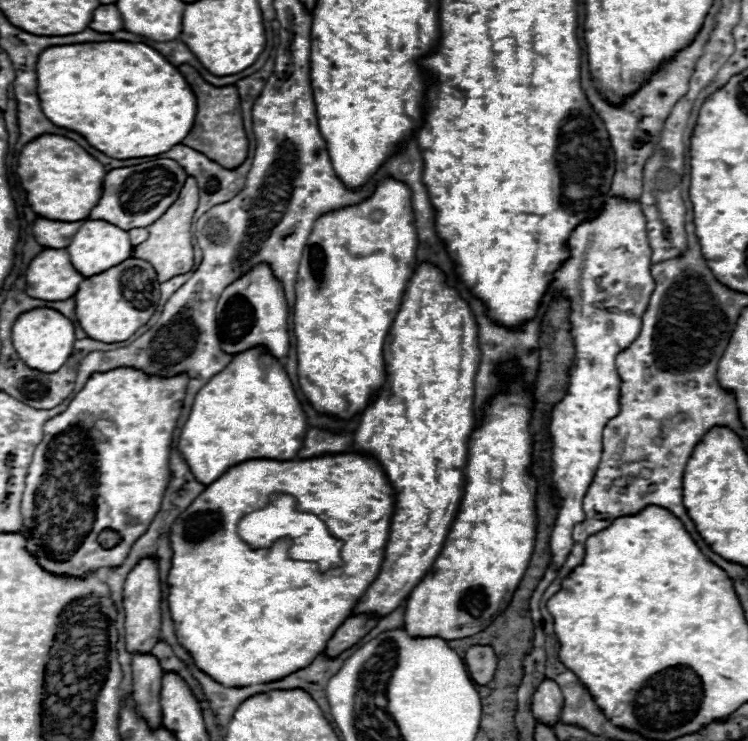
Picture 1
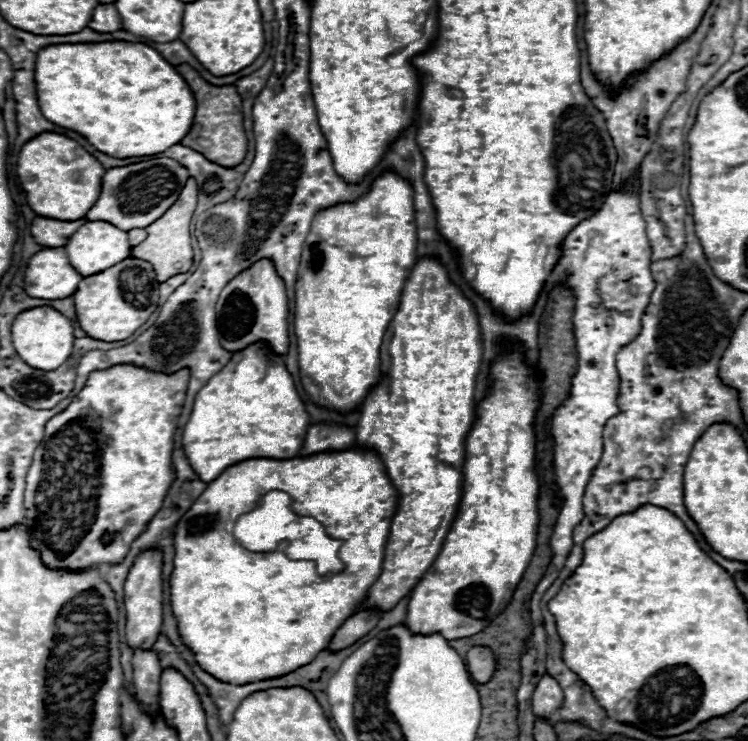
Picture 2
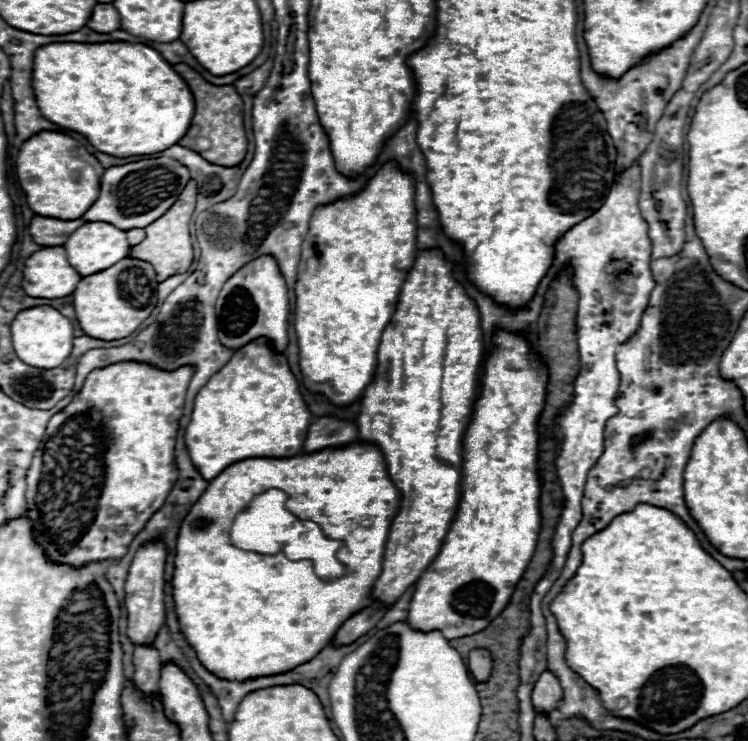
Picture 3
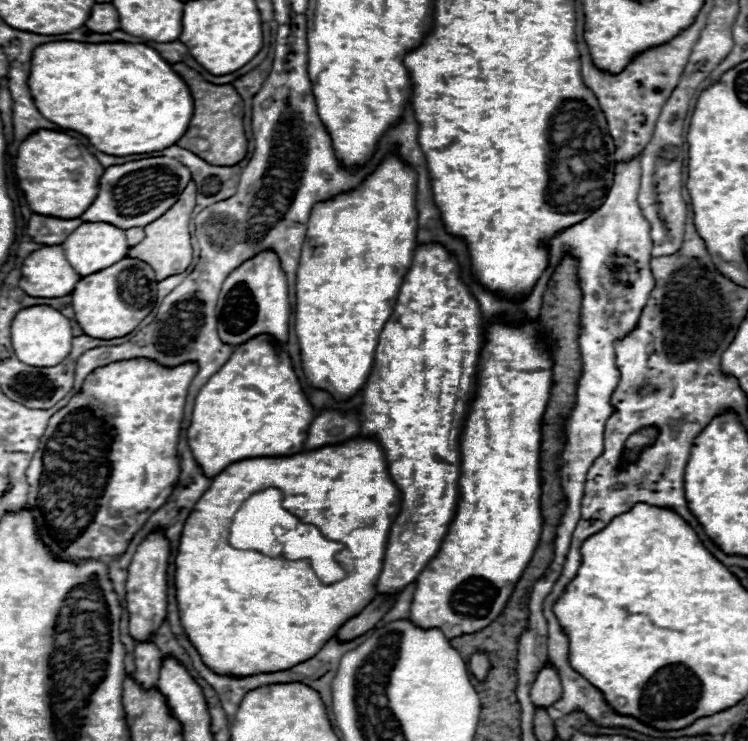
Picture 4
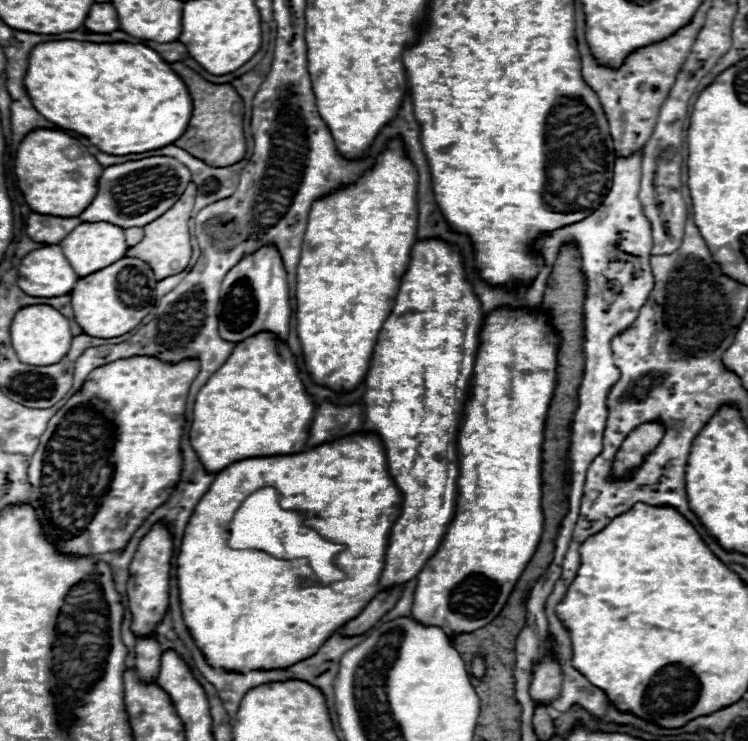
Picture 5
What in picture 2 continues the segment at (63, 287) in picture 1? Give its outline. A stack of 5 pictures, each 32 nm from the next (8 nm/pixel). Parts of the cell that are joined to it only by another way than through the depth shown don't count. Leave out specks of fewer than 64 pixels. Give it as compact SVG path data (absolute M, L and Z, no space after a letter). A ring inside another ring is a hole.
M44 248L26 266L24 292L32 298L62 300L78 290L82 276L72 268L64 248Z

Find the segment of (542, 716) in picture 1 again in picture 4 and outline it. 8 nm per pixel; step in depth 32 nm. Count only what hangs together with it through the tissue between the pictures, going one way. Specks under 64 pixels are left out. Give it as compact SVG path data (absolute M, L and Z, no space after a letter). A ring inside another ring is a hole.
M548 664L542 668L542 672L538 672L530 696L534 700L536 708L550 708L554 706L554 702L560 700L562 696L562 686L560 686L560 676L554 668L550 668Z

